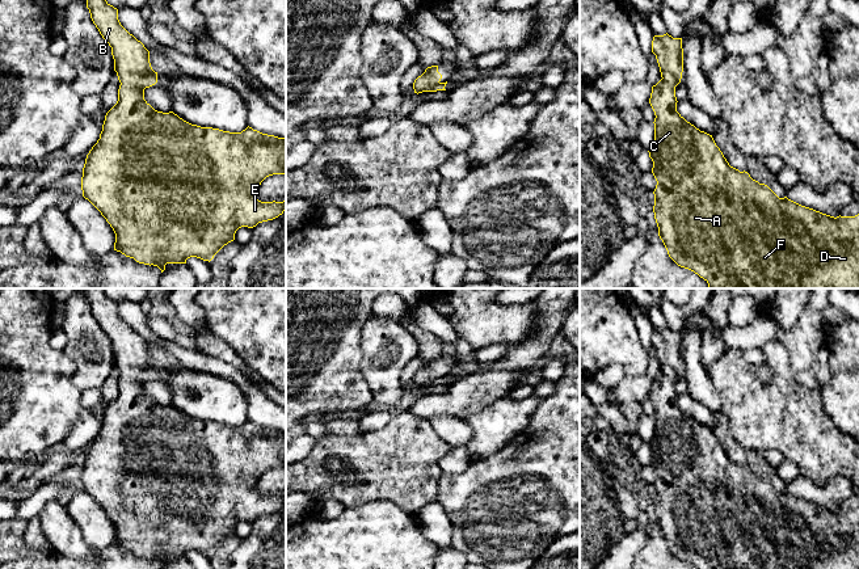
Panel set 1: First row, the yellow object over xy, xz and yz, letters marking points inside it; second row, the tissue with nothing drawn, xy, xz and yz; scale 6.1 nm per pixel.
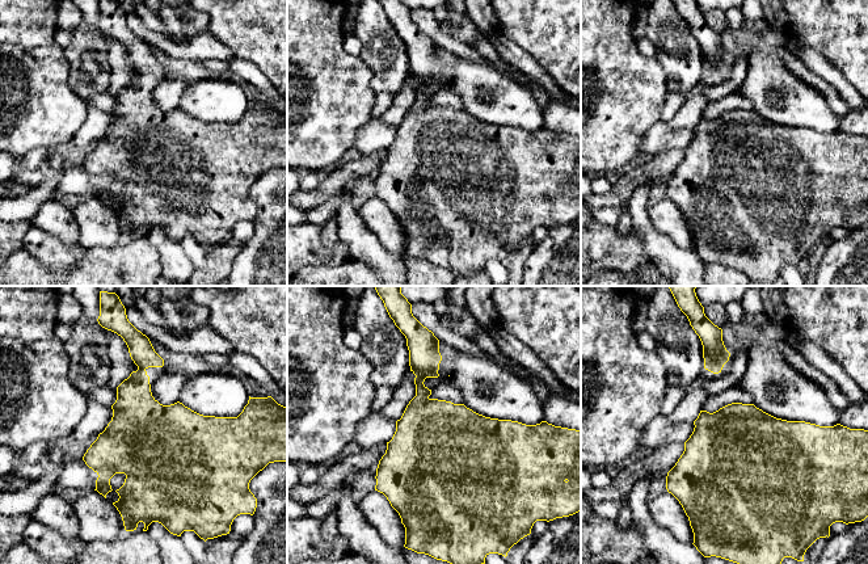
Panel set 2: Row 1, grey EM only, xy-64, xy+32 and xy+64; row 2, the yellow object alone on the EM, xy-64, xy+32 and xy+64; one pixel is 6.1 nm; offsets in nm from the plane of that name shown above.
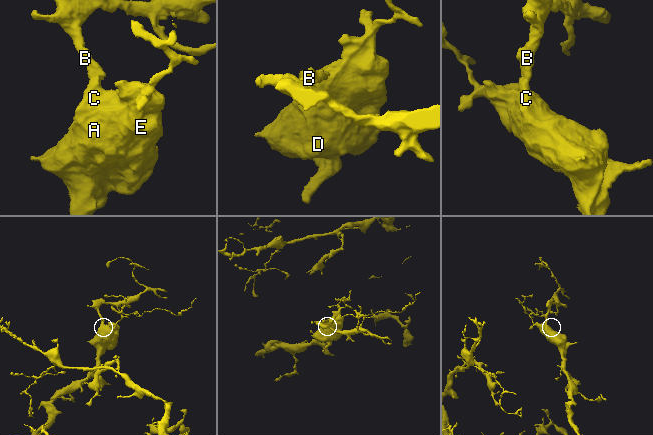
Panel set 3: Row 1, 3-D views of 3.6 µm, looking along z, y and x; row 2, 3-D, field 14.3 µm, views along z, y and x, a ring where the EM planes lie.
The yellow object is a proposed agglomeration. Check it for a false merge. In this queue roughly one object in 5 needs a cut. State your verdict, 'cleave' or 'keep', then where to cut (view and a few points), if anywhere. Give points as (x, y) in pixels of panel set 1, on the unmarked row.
keep; cut none

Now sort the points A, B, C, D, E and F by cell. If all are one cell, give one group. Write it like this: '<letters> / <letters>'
A B C D E F

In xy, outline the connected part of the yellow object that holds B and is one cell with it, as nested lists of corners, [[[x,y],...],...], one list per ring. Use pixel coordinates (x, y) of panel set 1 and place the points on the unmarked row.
[[[85,288],[85,292],[93,317],[111,341],[114,364],[121,379],[117,397],[105,409],[100,433],[87,448],[81,484],[83,490],[113,522],[114,544],[139,557],[157,560],[163,566],[167,557],[186,557],[190,551],[210,556],[224,539],[235,534],[239,522],[253,522],[282,509],[286,493],[261,496],[256,486],[266,471],[286,468],[286,431],[262,427],[249,420],[241,426],[201,421],[184,414],[173,405],[155,404],[144,393],[144,383],[157,376],[157,366],[150,357],[150,345],[121,319],[118,303],[110,299],[104,288]]]

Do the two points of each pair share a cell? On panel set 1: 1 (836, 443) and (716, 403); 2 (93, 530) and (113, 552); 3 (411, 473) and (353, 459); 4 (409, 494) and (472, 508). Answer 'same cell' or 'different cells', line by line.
1: different cells
2: different cells
3: same cell
4: different cells

